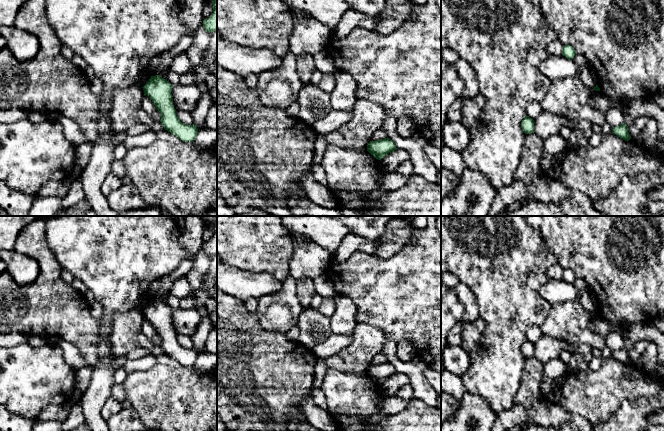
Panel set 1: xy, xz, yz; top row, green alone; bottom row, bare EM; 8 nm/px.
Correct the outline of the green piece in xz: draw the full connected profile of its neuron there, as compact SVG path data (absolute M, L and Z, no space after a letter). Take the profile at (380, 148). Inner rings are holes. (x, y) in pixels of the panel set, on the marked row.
M388 137L377 141L370 141L367 145L367 151L378 160L381 160L396 149L395 143Z

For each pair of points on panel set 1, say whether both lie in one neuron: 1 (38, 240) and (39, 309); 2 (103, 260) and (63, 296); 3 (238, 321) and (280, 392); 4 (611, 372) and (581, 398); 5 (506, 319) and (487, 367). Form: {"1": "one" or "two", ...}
{"1": "one", "2": "two", "3": "one", "4": "one", "5": "one"}

